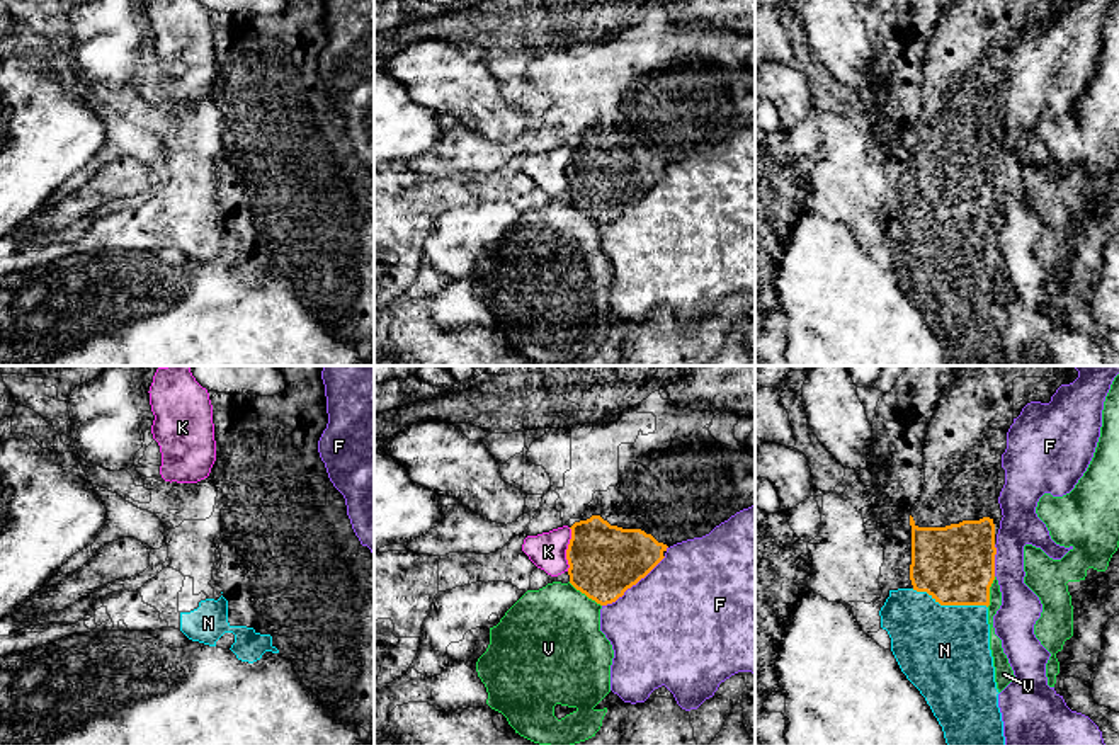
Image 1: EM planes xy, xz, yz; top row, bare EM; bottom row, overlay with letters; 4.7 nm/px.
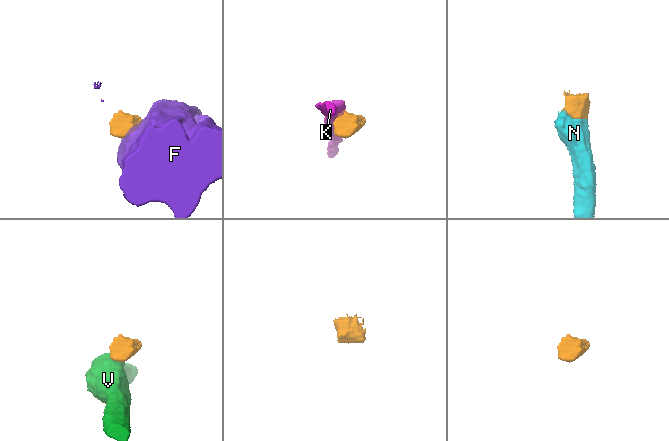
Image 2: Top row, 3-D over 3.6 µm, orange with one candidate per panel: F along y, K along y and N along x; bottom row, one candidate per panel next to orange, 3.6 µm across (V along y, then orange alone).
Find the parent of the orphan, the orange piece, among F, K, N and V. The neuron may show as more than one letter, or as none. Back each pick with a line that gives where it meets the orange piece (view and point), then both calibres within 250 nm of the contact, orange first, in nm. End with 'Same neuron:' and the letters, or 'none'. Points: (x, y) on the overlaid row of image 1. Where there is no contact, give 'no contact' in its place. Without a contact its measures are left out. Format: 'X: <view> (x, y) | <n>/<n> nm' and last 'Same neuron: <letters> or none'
N: yz (949, 604) | 360/440 nm
Same neuron: N

